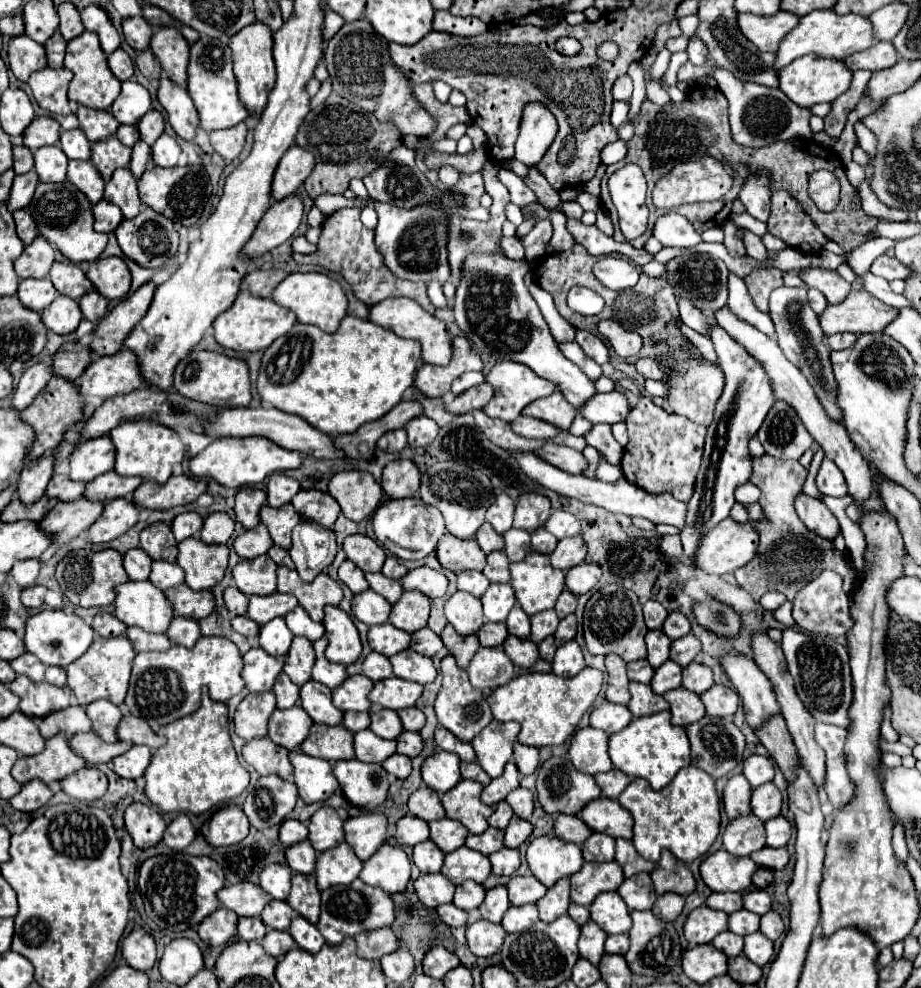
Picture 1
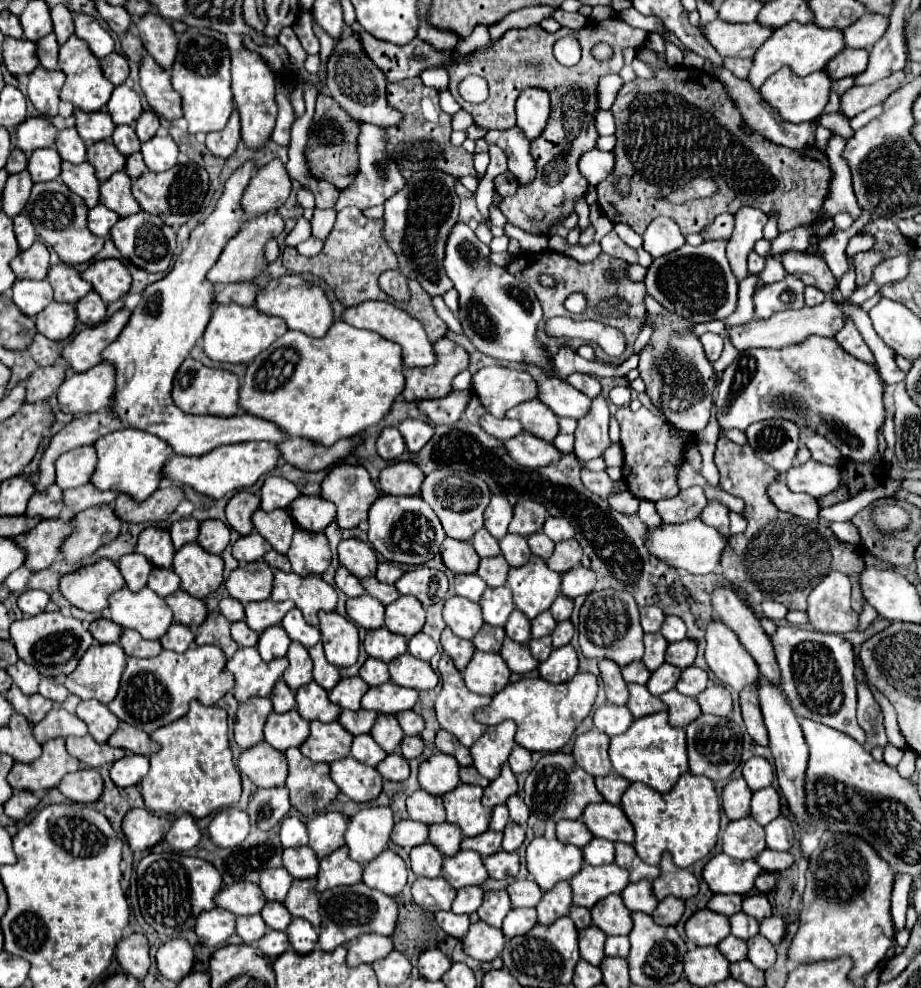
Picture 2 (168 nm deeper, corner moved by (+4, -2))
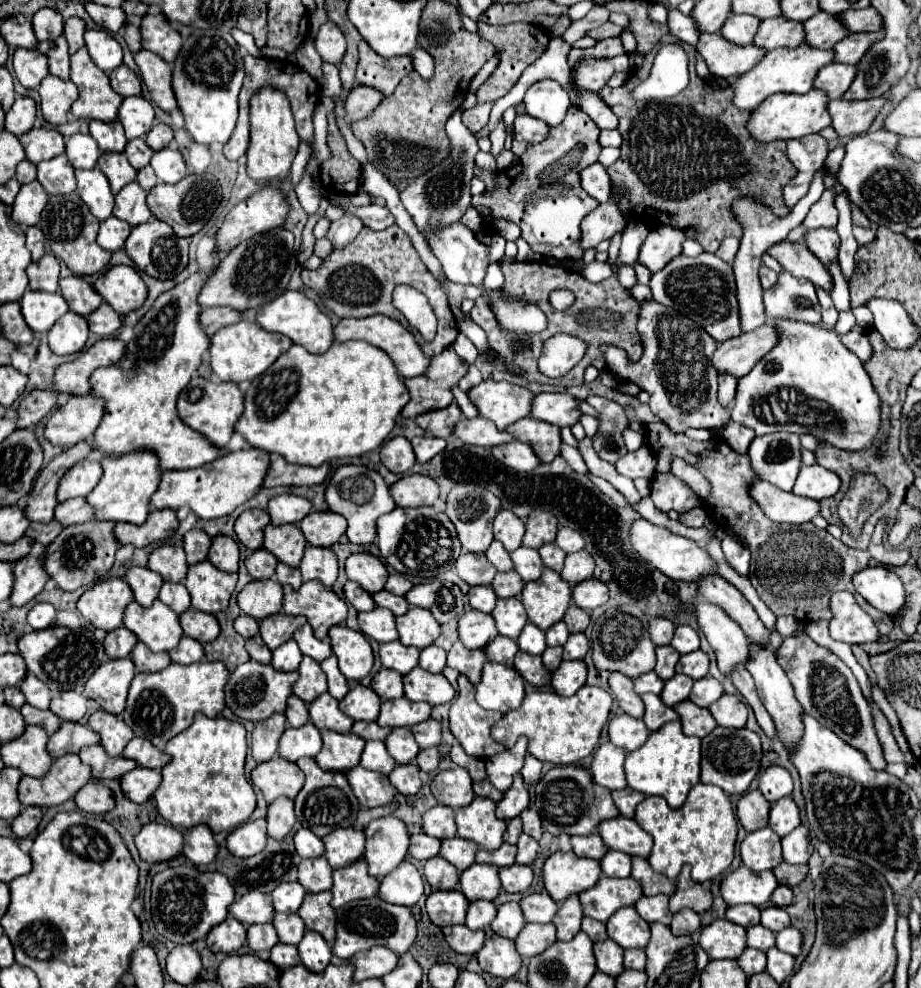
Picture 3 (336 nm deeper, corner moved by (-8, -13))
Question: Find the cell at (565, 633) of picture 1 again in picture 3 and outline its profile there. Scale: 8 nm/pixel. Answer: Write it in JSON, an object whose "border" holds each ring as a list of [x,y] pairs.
{"border":[[[575,633],[575,635],[569,635],[563,647],[565,647],[563,659],[583,659],[589,651],[589,641],[583,633]]]}

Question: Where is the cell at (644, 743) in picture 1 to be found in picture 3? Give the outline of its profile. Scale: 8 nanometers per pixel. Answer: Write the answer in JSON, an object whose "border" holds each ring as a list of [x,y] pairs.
{"border":[[[679,721],[663,725],[659,731],[651,733],[647,743],[631,753],[625,759],[627,783],[631,789],[641,791],[643,795],[659,795],[669,807],[681,807],[687,799],[687,793],[693,785],[699,783],[699,761],[701,761],[701,739],[687,737],[681,731]]]}

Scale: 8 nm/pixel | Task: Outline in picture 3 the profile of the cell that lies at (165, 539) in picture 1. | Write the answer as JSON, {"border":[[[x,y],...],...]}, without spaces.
{"border":[[[161,545],[151,553],[147,567],[151,571],[159,573],[163,577],[163,581],[181,583],[187,575],[185,551],[179,545]]]}

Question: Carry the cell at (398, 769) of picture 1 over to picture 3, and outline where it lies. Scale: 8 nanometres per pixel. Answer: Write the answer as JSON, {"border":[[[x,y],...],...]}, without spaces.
{"border":[[[409,763],[409,765],[397,765],[395,771],[389,775],[391,785],[403,793],[403,795],[415,795],[421,789],[421,777],[419,777],[419,767]]]}

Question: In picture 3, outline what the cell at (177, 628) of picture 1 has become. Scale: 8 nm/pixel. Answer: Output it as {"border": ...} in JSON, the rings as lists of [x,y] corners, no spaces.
{"border":[[[183,637],[181,643],[177,645],[177,649],[173,649],[173,651],[169,653],[169,657],[171,657],[173,663],[191,665],[191,663],[201,661],[205,655],[203,655],[203,645],[201,645],[201,643],[197,643],[195,639]]]}

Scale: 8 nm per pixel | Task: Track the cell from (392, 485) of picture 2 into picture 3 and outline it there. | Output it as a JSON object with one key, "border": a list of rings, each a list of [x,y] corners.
{"border":[[[413,473],[401,477],[395,485],[391,485],[391,497],[395,499],[397,507],[421,507],[433,505],[439,497],[439,487],[429,475]]]}

